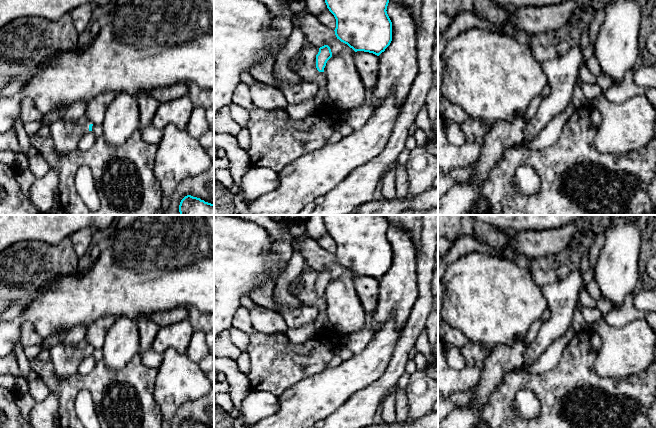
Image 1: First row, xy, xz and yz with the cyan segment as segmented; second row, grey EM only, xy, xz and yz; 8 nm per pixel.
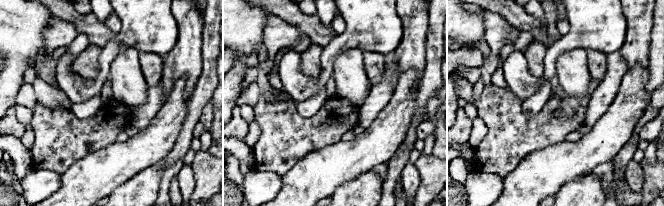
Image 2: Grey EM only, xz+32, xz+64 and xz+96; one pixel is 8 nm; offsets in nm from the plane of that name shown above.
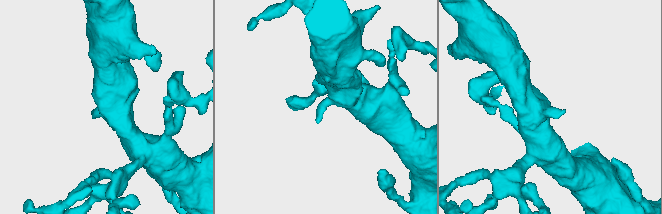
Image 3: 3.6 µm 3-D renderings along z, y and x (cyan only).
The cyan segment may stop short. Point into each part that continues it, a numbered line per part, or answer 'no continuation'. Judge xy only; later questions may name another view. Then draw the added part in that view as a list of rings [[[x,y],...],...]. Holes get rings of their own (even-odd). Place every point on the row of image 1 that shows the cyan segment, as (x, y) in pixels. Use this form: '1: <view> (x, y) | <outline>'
1: xy (65, 134) | [[[83,116],[76,121],[56,121],[49,127],[49,136],[53,140],[58,155],[65,155],[77,149],[81,137],[89,130],[90,121]]]

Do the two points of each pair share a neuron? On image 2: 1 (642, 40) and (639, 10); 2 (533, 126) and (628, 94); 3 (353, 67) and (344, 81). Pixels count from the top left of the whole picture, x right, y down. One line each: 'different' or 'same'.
1: same
2: different
3: same

